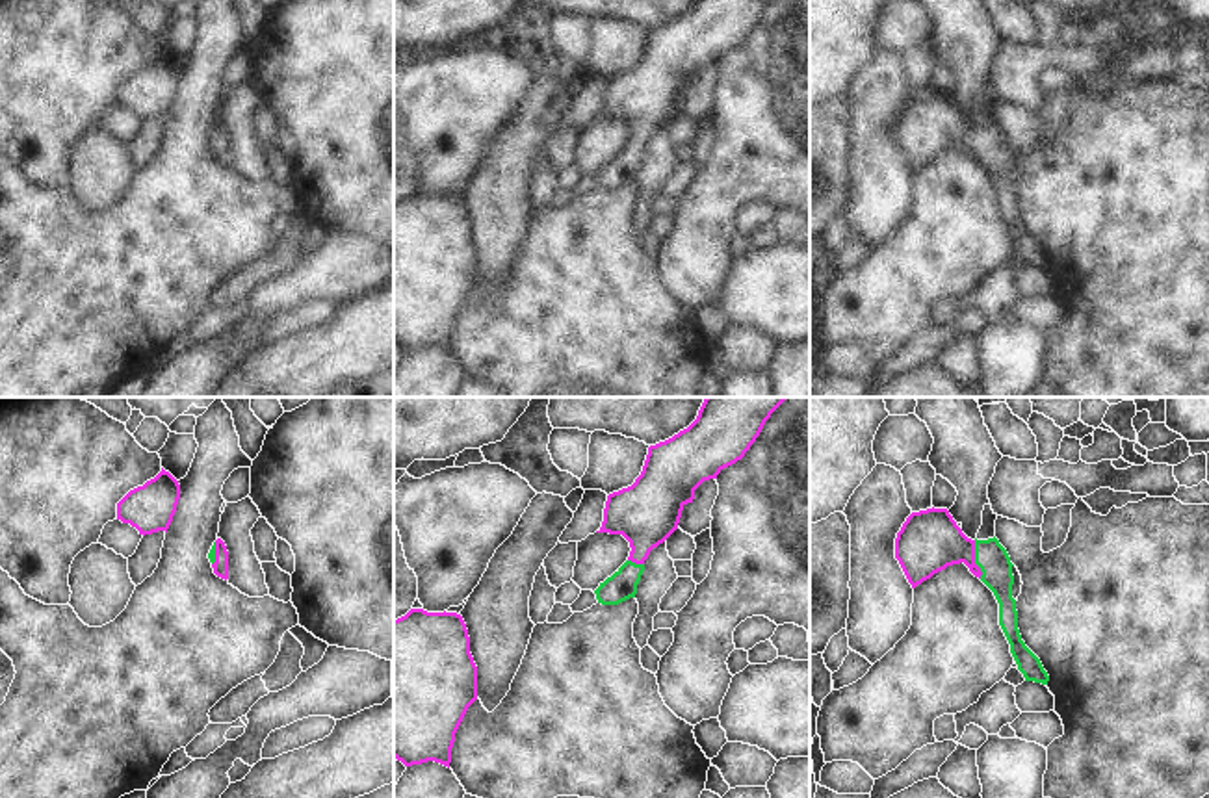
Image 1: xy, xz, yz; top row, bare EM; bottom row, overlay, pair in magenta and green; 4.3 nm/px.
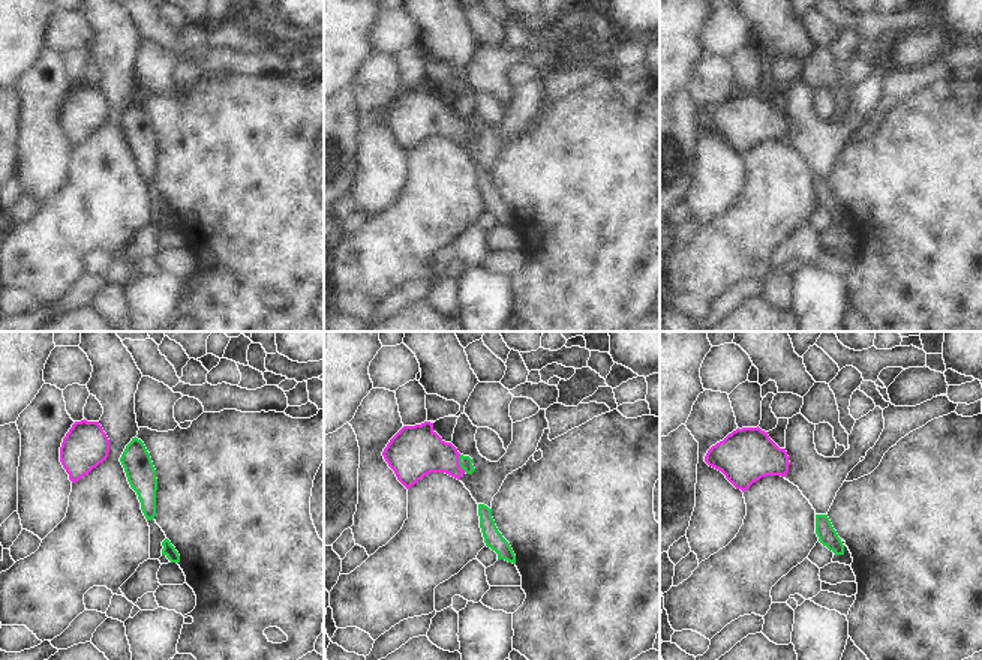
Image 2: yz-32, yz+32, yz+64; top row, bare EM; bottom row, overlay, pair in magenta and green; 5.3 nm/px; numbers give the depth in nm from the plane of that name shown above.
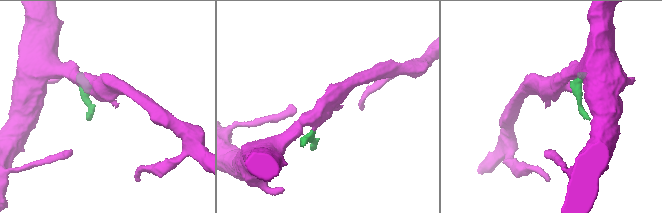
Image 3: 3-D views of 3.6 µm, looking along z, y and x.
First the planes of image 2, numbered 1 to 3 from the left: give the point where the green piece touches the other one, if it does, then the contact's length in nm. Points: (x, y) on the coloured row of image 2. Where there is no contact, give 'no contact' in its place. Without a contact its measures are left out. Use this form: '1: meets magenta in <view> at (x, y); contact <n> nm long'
1: no contact
2: meets magenta in yz+32 at (458, 464); contact 100 nm long
3: no contact

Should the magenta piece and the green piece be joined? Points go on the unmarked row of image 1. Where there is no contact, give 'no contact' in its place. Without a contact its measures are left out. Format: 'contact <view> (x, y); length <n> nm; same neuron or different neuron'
contact yz (974, 143); length 170 nm; same neuron

